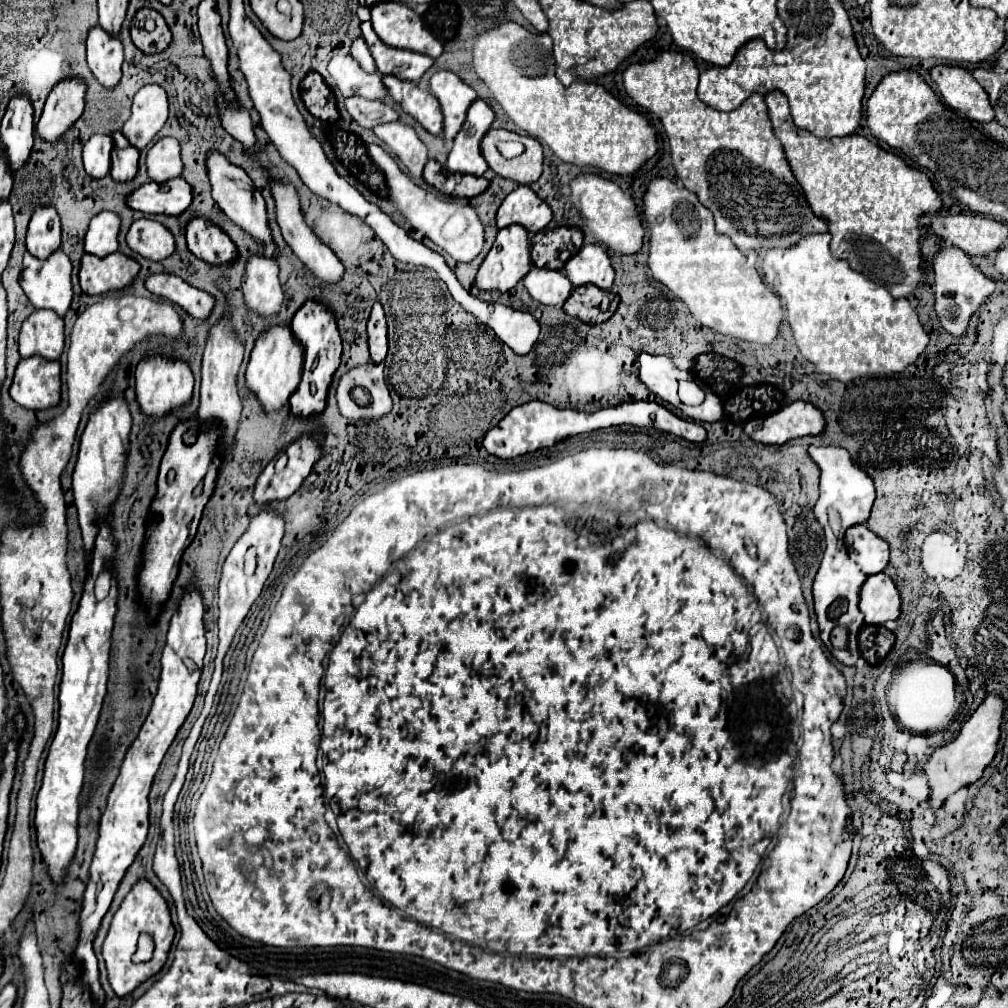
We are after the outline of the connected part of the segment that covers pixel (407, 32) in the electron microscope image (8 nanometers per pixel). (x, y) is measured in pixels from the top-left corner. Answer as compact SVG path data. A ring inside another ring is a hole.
M379 2L371 8L371 24L387 46L423 52L423 20L411 6L399 2Z

